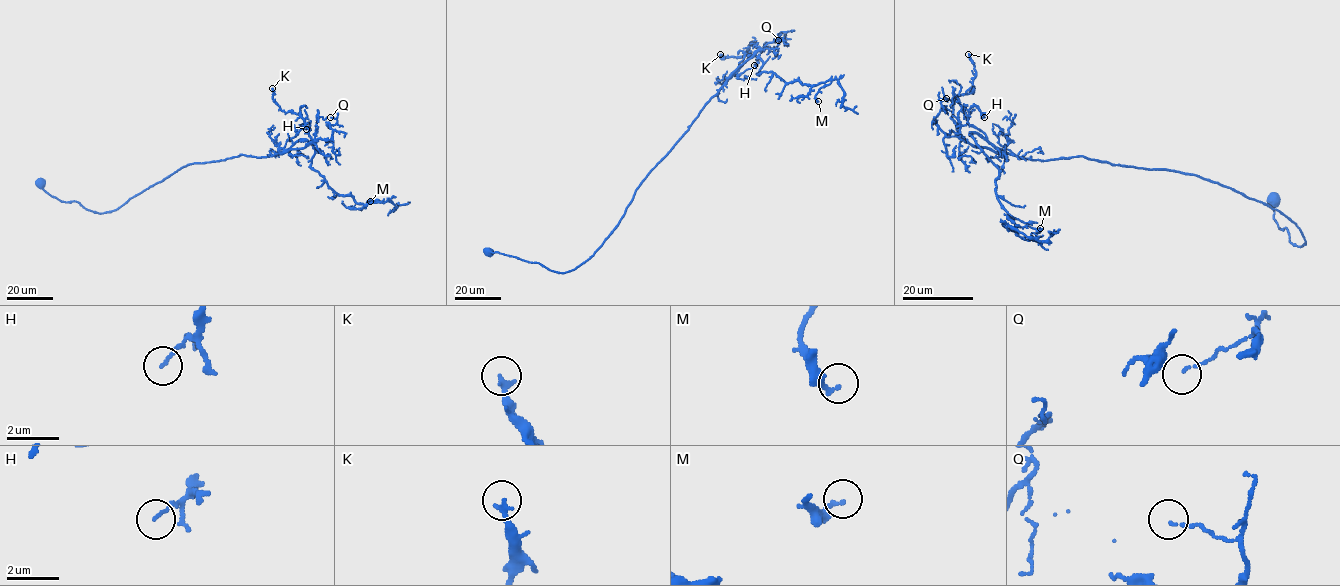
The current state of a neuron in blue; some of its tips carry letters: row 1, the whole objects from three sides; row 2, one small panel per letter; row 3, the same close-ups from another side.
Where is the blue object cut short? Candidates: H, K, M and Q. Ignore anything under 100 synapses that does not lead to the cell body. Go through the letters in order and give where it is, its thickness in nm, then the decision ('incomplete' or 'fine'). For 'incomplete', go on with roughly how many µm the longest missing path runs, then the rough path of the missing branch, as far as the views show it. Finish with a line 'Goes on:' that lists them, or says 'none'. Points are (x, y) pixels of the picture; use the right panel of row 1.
H: place (984, 117); calibre 130 nm; fine
K: place (968, 54); calibre 240 nm; fine
M: place (1040, 228); calibre 220 nm; fine
Q: place (946, 98); calibre 90 nm; fine
Goes on: none

